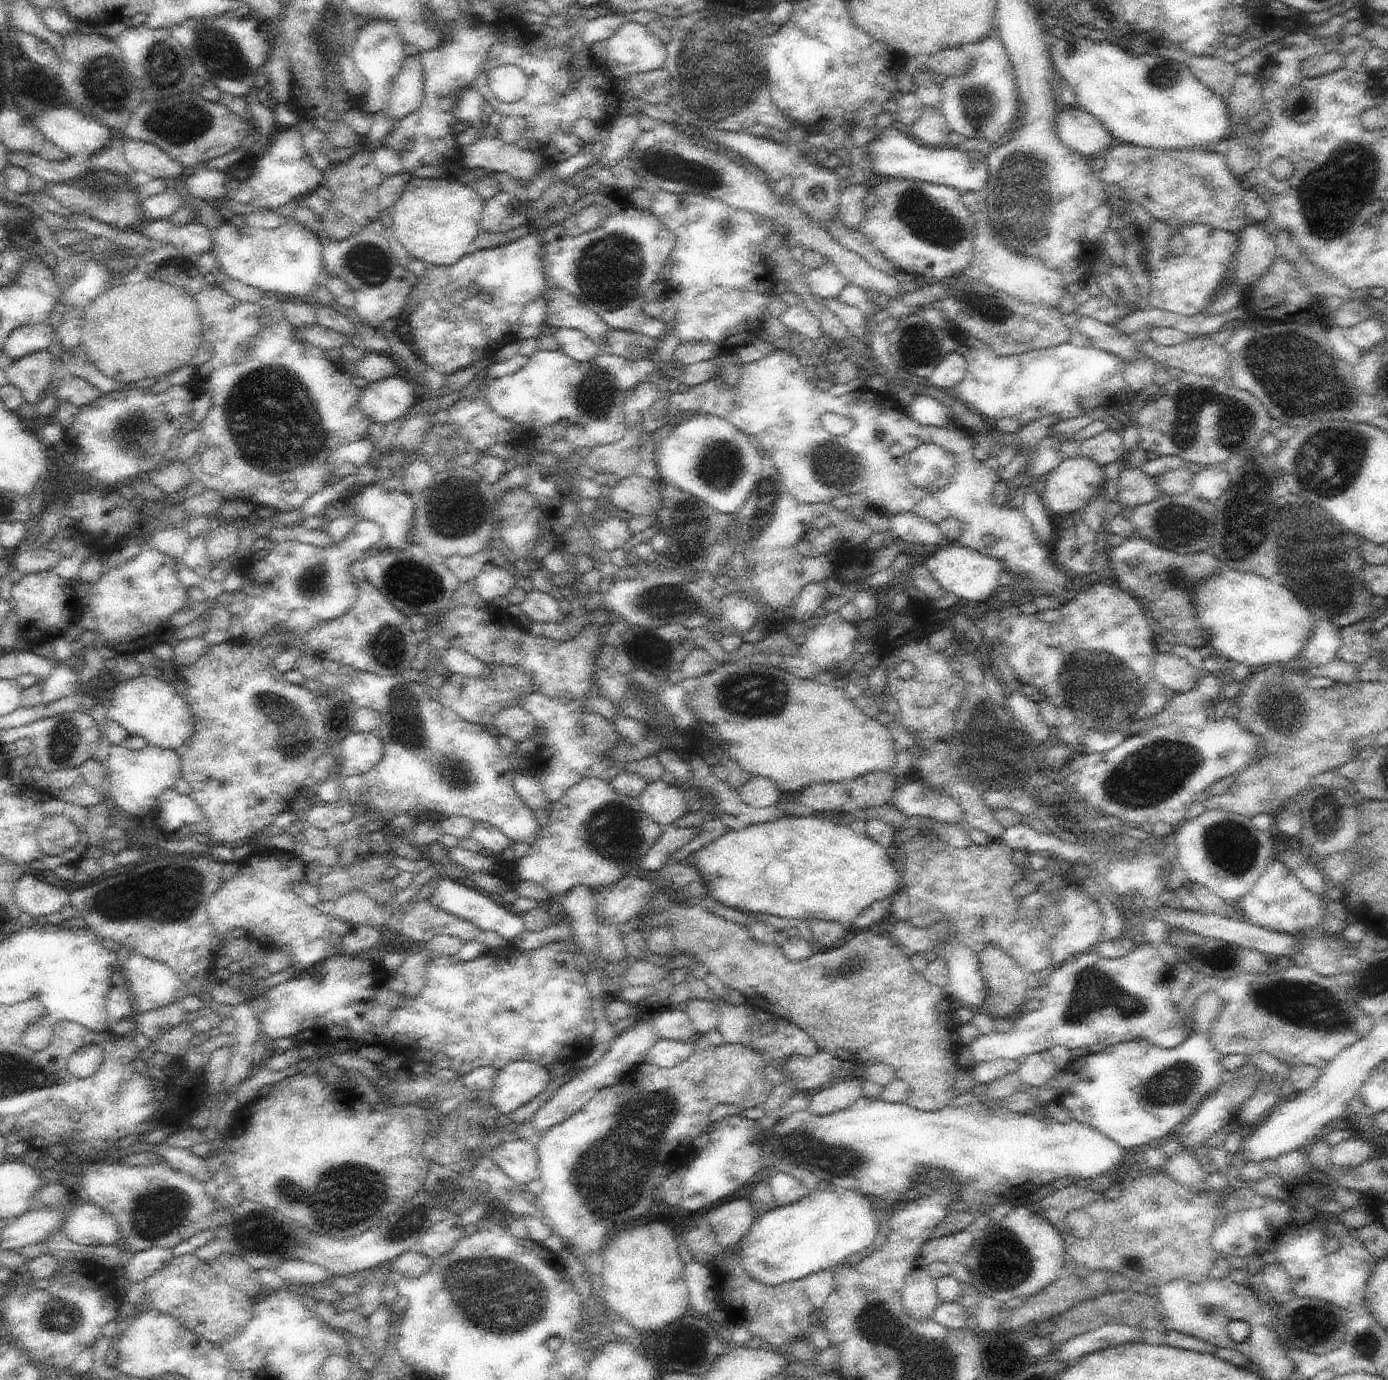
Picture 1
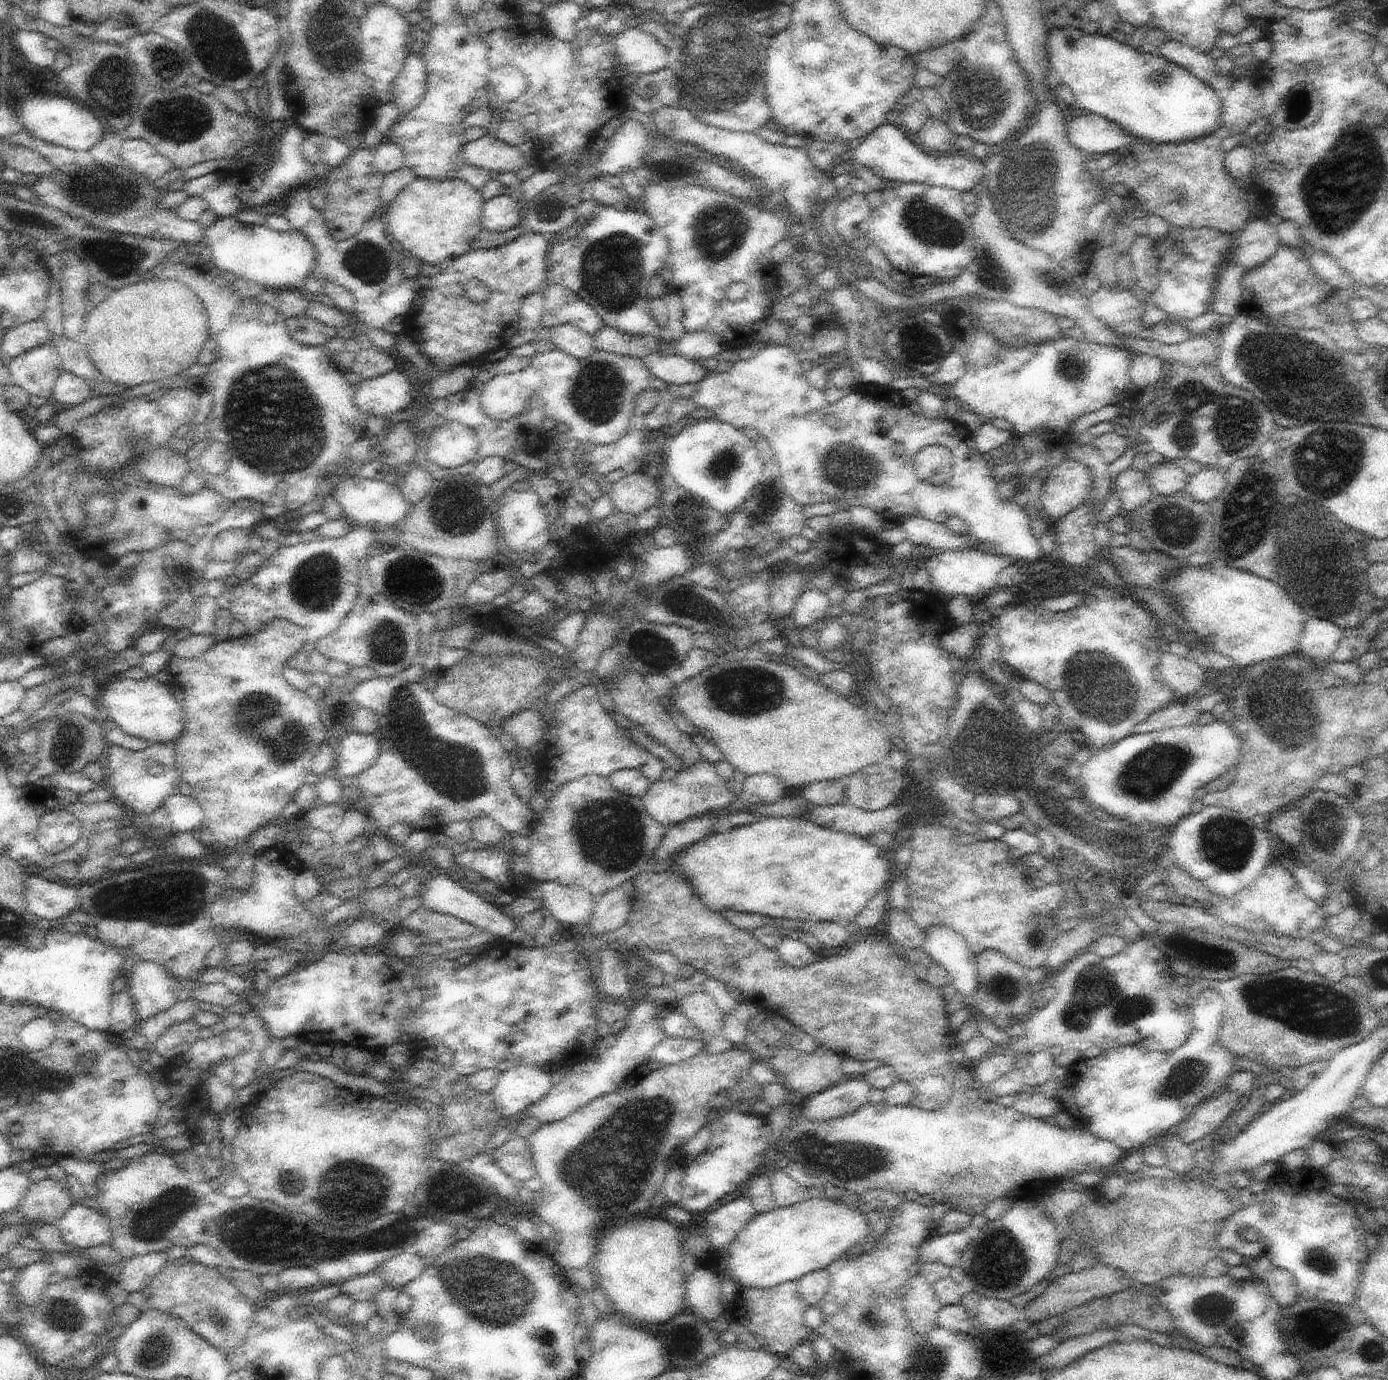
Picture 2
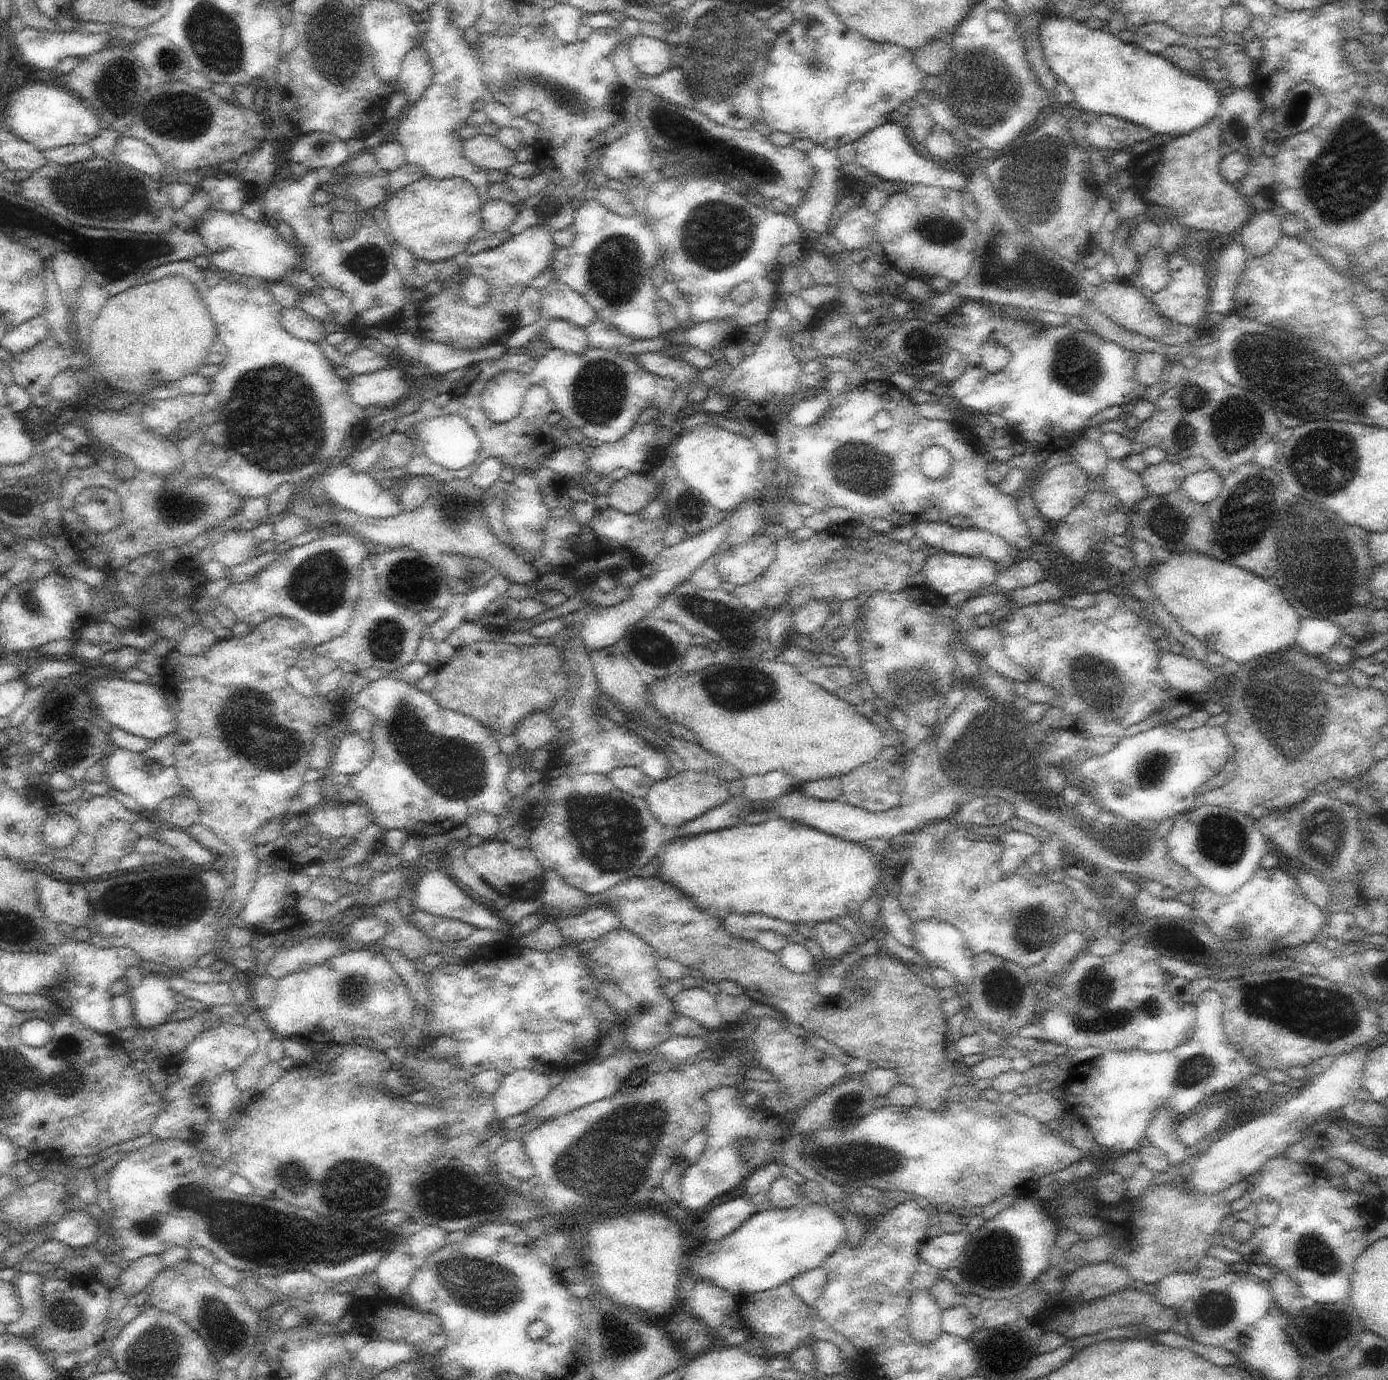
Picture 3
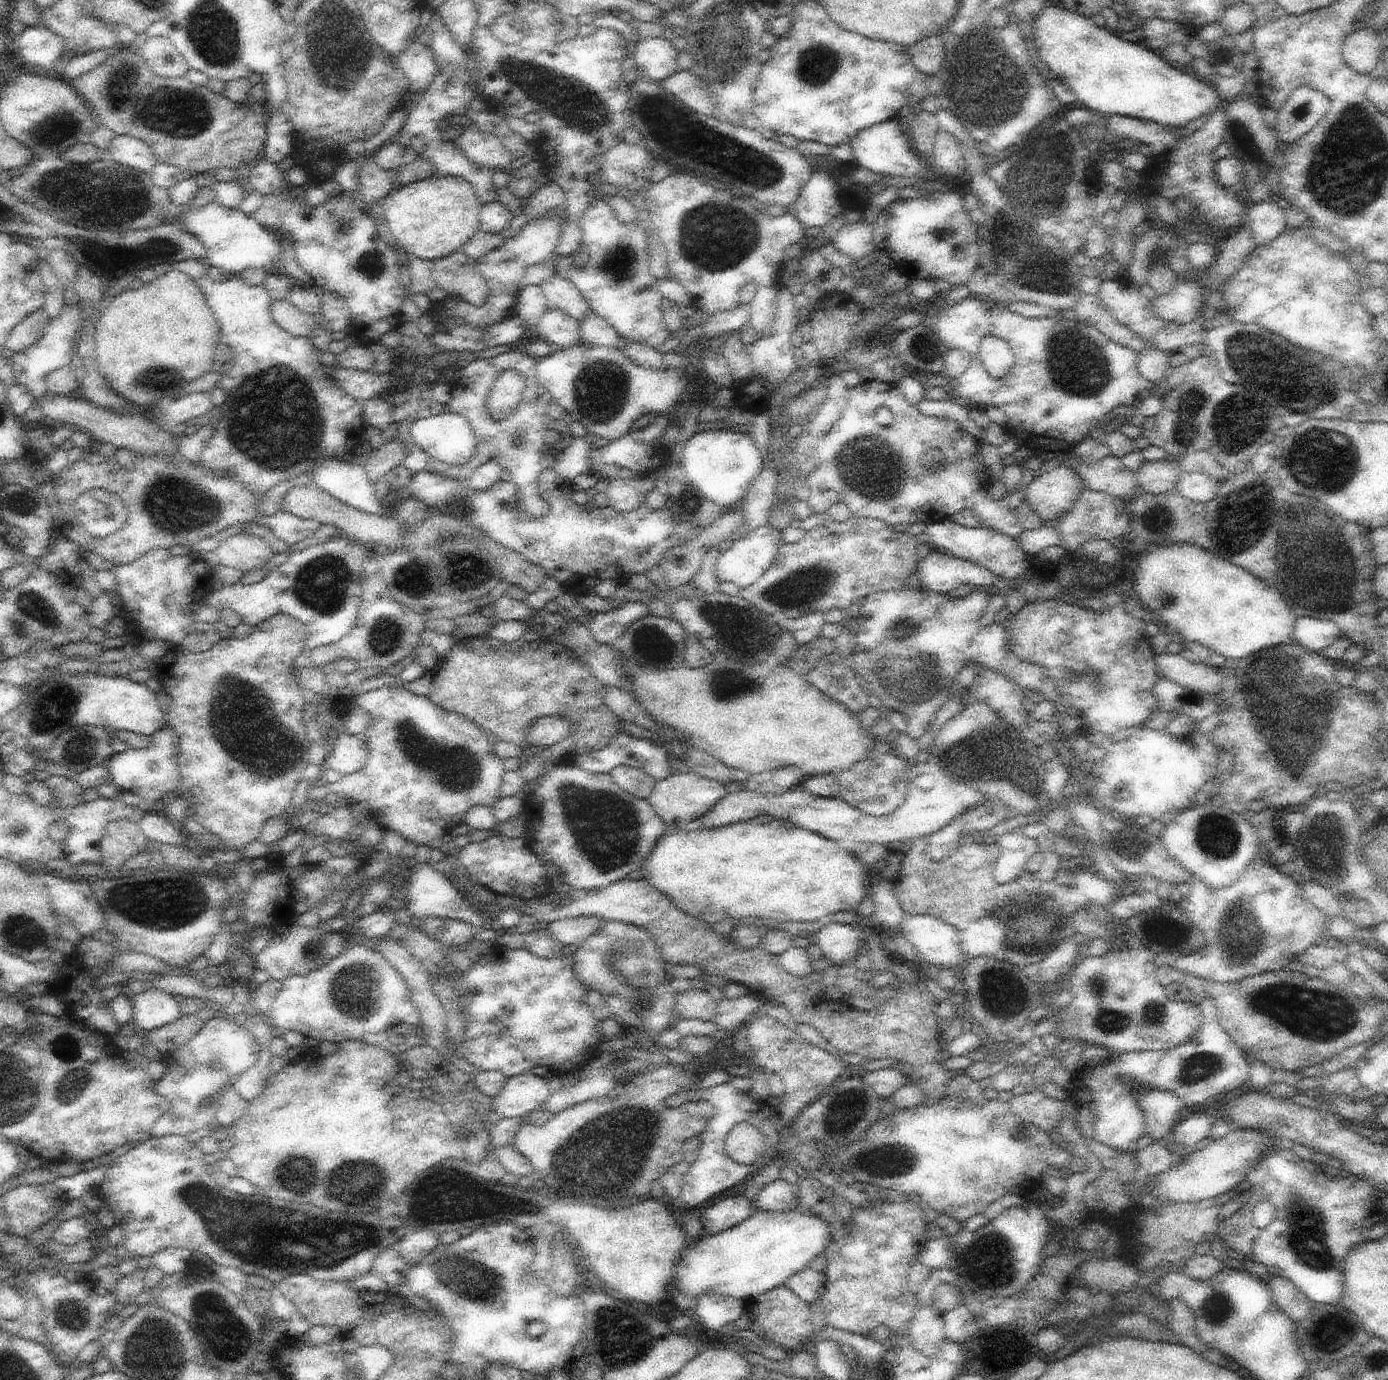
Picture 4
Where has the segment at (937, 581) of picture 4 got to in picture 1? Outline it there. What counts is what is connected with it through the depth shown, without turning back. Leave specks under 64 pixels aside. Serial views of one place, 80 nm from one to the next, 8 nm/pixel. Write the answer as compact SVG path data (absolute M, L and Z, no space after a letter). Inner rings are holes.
M954 543L940 546L924 565L946 592L955 594L963 603L976 602L978 605L982 605L982 600L988 600L994 594L1000 575L1006 568L1003 560L999 558L985 555L975 548Z

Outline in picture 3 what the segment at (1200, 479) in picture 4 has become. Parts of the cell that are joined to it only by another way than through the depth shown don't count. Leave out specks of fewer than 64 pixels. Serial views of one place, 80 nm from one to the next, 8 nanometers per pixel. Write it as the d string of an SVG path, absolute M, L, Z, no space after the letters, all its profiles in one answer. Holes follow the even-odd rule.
M1212 470L1198 471L1187 475L1182 483L1181 489L1188 495L1188 498L1202 504L1208 504L1222 492L1222 474Z

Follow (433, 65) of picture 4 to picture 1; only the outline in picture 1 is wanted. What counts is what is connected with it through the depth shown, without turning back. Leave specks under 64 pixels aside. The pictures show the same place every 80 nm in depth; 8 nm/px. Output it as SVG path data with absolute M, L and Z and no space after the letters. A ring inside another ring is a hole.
M419 53L408 55L396 77L387 107L388 116L398 124L424 102L426 75Z

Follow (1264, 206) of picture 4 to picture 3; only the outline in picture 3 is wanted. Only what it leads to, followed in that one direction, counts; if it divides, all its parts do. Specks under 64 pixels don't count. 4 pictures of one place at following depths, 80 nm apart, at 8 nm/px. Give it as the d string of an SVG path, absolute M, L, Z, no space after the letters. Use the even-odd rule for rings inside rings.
M1274 209L1253 211L1248 222L1240 230L1249 258L1270 252L1283 235L1283 220Z

